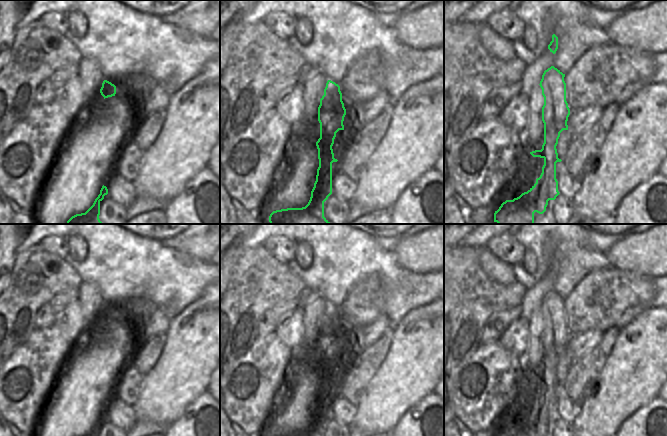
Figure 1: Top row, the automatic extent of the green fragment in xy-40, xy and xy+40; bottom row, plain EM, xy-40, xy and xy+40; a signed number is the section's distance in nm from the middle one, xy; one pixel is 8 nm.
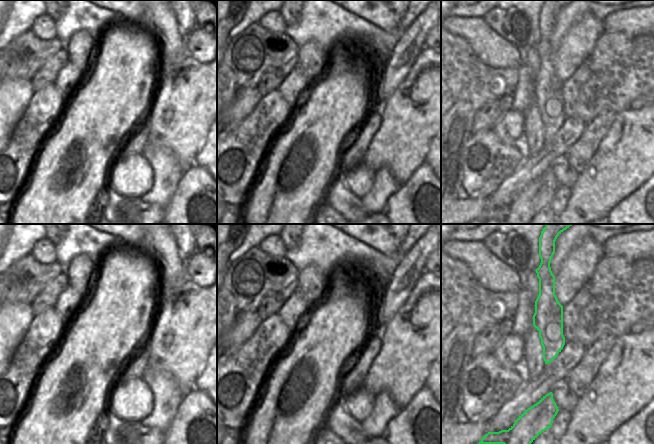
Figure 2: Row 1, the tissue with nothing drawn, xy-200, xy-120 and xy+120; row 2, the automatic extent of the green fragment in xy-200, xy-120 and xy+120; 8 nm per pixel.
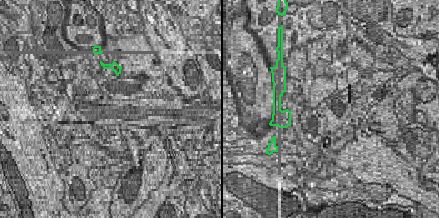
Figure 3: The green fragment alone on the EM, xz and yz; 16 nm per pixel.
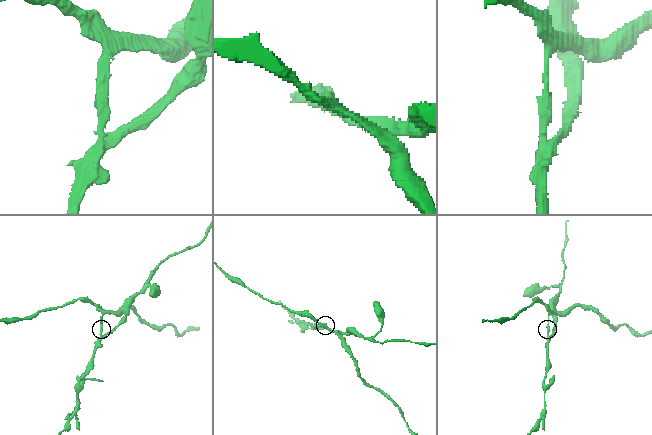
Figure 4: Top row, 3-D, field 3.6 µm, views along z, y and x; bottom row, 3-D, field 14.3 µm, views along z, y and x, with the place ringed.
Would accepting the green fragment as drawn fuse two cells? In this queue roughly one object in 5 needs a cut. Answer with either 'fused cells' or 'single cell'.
fused cells

